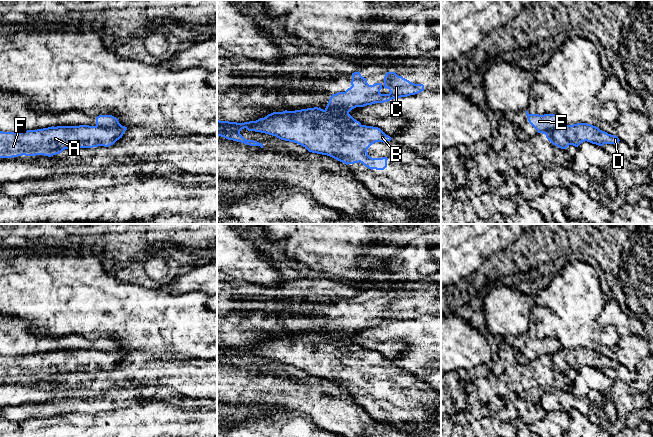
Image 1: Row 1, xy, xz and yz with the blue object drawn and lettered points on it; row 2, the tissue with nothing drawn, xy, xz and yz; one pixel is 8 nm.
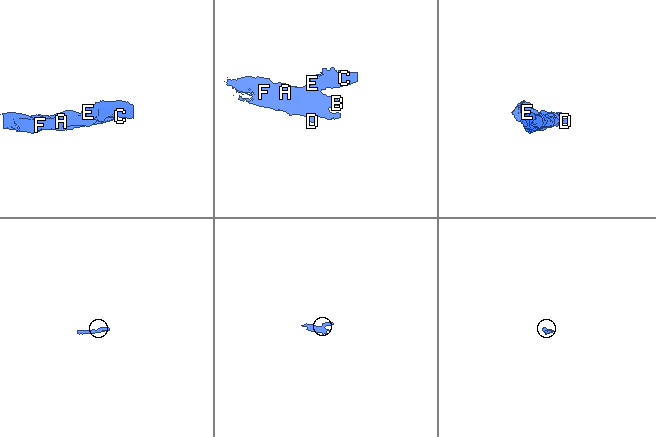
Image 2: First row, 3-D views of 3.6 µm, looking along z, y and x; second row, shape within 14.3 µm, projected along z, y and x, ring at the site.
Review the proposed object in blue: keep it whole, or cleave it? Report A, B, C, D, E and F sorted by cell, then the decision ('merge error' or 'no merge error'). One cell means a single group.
A B D F / C E | merge error

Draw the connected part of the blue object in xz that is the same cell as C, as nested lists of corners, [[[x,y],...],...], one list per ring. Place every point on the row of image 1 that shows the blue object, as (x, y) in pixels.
[[[359,71],[354,72],[351,85],[345,92],[332,94],[324,110],[326,113],[347,114],[356,107],[384,103],[424,91],[423,84],[412,83],[395,72],[385,74],[383,85],[381,83],[369,85]]]

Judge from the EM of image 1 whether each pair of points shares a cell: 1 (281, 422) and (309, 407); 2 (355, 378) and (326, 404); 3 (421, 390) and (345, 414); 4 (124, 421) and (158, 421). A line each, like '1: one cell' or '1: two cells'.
1: two cells
2: two cells
3: two cells
4: one cell

